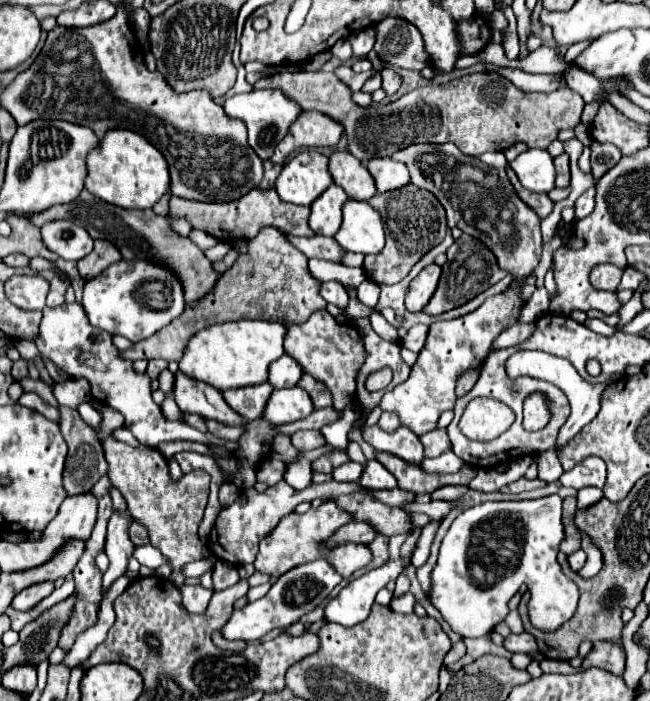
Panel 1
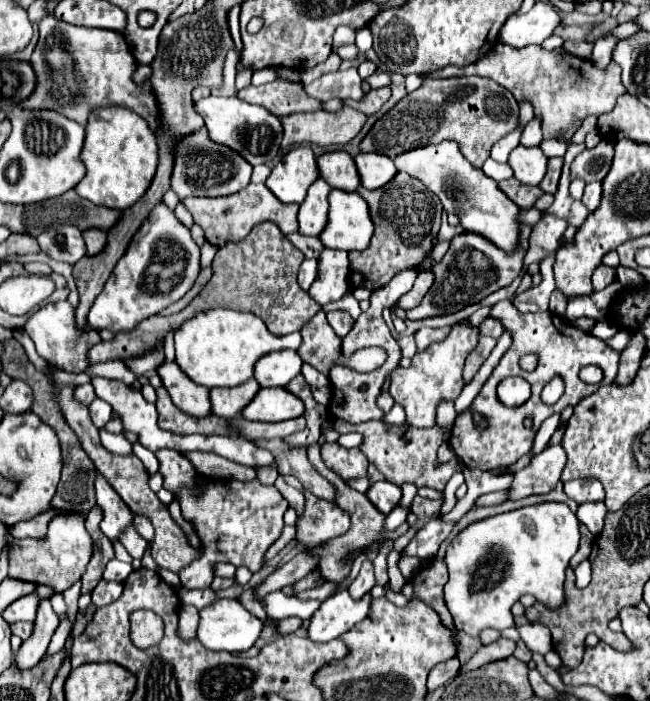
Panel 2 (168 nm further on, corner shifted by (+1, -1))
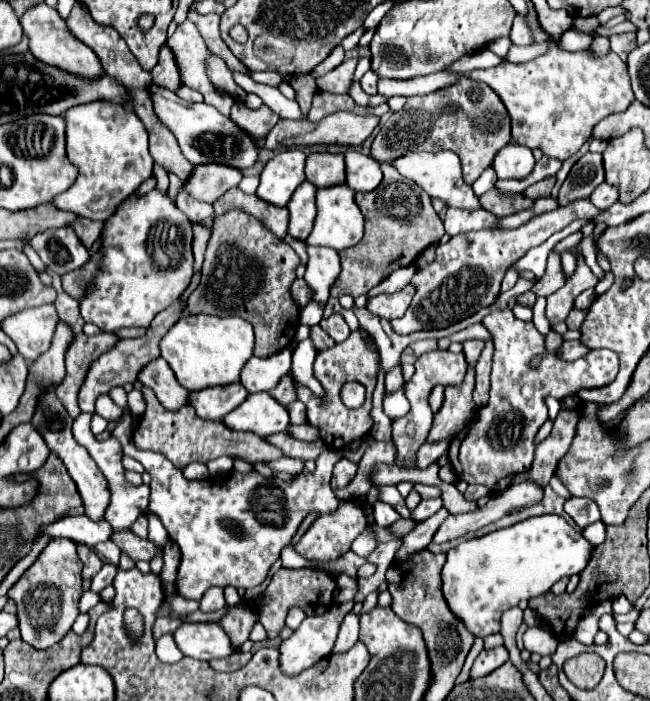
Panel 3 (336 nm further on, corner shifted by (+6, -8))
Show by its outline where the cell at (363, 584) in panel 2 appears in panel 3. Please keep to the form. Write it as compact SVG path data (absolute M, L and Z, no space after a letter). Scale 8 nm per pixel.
M350 612L340 626L340 634L338 634L338 640L336 640L336 646L332 652L348 650L356 640L358 640L358 614Z

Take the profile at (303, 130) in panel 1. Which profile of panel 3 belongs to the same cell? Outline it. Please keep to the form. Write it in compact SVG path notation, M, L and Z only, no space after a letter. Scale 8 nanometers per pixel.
M334 112L320 122L310 120L280 120L264 138L264 146L270 150L278 150L282 146L314 146L314 144L342 144L342 146L358 146L362 144L378 124L378 116L358 116L350 112Z

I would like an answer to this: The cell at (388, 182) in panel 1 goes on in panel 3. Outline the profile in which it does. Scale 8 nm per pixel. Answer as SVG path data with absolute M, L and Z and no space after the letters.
M348 150L344 158L346 158L346 184L354 192L372 192L380 184L382 170L374 158L364 156L356 150Z

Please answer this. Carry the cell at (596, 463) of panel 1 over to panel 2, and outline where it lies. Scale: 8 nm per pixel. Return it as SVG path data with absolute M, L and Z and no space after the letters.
M567 481L565 483L565 493L577 503L587 503L587 501L603 501L605 491L599 481Z

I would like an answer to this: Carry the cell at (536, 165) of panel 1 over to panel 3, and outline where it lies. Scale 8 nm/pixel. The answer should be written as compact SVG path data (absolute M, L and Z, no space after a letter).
M508 144L494 156L494 170L498 178L526 178L534 170L534 154L520 144Z

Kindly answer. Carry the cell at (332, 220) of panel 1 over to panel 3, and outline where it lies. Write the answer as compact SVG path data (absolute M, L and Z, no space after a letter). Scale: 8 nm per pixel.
M302 182L292 200L288 202L290 210L290 226L288 234L294 236L296 240L306 240L312 232L312 224L316 218L316 192L318 188L310 182Z

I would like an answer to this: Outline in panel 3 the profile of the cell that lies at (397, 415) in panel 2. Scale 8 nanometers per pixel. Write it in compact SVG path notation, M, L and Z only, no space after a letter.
M400 388L398 392L388 394L388 396L384 398L384 412L386 412L386 416L388 416L390 420L394 420L394 418L406 414L408 410L410 410L410 404L408 404L408 400L406 400L402 388Z

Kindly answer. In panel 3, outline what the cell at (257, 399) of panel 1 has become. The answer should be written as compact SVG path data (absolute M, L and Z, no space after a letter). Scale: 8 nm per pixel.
M242 384L214 386L190 394L190 404L196 414L204 420L224 420L228 412L238 408L248 396L248 390Z

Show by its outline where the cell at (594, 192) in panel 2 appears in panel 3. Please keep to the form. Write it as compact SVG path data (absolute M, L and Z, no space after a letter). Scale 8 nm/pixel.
M602 182L602 184L592 192L590 200L592 200L592 204L594 204L596 208L600 208L600 210L610 208L610 206L618 200L618 190L616 190L614 186Z

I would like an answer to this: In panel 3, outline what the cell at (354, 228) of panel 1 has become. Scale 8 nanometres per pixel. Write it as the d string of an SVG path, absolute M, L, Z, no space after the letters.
M346 184L320 188L316 194L316 206L318 206L318 216L314 222L314 230L306 240L308 246L326 246L326 248L334 248L340 252L344 248L356 246L362 240L364 216L354 202L354 192Z

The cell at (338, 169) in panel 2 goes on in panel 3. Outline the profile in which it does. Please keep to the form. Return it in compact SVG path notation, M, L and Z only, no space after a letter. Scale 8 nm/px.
M310 154L306 158L306 180L316 188L330 188L344 184L344 156L342 154Z

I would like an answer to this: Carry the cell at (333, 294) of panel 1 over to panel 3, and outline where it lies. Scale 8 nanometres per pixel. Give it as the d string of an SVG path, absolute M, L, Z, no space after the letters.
M308 246L308 264L304 280L312 290L312 300L326 304L330 298L330 288L336 276L340 276L340 258L332 248Z

